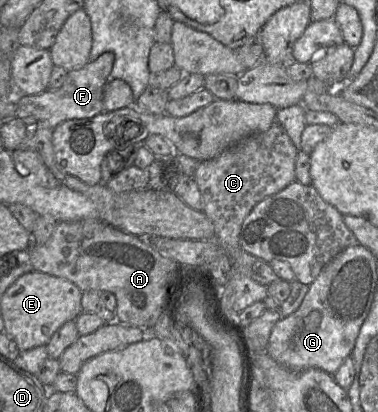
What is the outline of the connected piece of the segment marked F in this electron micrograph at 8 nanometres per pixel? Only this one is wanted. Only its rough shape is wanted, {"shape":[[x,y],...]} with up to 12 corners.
{"shape":[[105,52],[57,90],[16,95],[16,117],[55,128],[103,112],[114,63]]}

